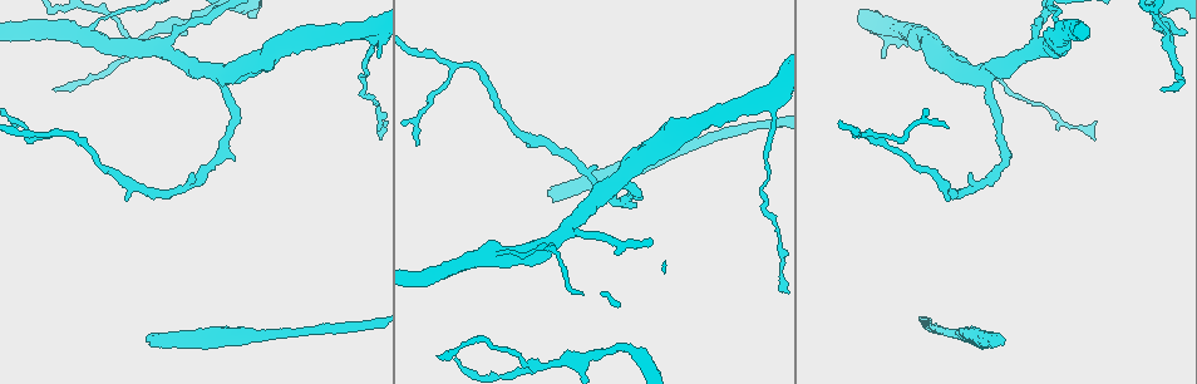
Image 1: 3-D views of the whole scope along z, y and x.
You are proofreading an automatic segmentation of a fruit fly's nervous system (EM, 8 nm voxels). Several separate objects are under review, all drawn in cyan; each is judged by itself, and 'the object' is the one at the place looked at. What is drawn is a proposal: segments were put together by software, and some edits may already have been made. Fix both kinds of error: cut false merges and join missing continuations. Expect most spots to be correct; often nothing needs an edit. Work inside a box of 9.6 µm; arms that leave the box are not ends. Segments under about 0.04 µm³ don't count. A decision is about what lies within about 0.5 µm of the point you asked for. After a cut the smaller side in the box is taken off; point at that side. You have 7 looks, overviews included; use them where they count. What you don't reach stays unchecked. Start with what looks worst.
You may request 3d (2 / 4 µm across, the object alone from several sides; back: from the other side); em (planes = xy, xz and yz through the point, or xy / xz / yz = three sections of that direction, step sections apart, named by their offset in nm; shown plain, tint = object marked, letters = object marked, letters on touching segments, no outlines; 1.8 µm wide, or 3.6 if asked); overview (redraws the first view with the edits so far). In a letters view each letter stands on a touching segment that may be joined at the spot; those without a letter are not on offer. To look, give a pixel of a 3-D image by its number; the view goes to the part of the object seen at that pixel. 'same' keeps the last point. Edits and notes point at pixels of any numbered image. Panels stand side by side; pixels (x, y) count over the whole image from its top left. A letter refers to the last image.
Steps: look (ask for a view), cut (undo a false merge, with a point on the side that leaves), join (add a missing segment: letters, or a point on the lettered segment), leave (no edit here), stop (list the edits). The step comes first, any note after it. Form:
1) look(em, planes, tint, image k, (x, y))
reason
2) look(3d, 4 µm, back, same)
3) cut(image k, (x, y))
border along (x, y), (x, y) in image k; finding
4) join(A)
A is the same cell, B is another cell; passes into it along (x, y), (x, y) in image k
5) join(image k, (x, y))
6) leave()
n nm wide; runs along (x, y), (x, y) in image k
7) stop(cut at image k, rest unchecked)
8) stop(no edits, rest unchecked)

look(3d, 4 µm, image 1, (495, 254))
three-way junction

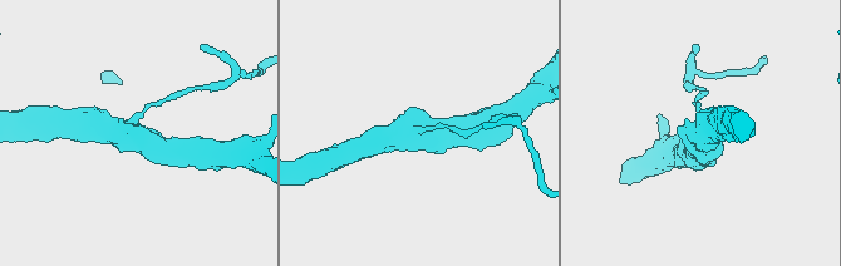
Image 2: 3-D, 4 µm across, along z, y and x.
look(em, planes, letters, image 2, (413, 130))
3 arms; shape alone is not enough

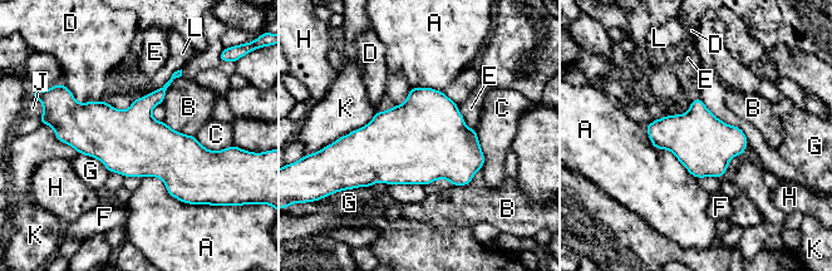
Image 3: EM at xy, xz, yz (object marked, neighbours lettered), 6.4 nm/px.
leave()
A, B, C, D, E, F, G, H, J, K and L are other cells; border along (645, 126), (649, 141), (697, 177) in image 3; continuous, no second neuron

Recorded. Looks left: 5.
look(3d, 4 µm, image 1, (1161, 88))

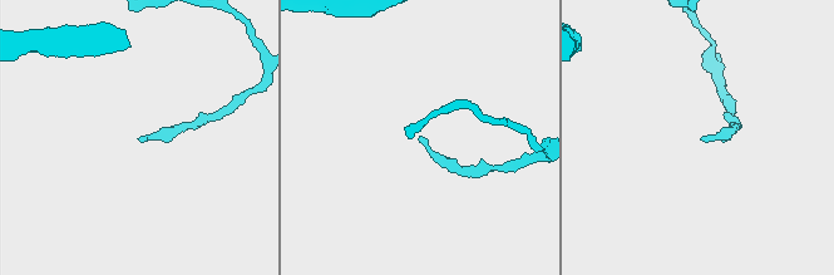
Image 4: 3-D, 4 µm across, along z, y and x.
look(em, yz, step 8, letters, image 4, (419, 138))

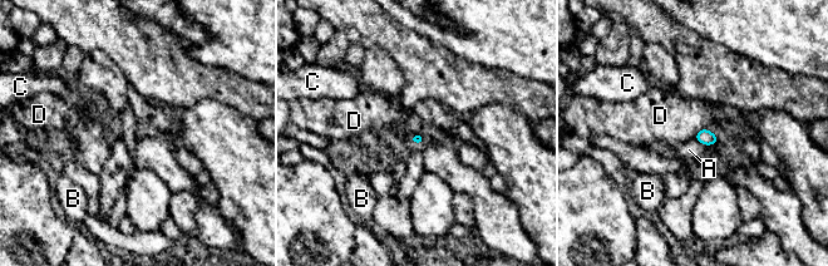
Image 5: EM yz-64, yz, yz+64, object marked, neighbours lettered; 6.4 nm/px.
leave()
A touches over 120 nm; A, B, C and D are other cells; border along (703, 127), (694, 137) in image 5; no lettered segment goes on from it

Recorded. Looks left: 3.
look(em, planes, tint, image 1, (224, 78))
abrupt turn

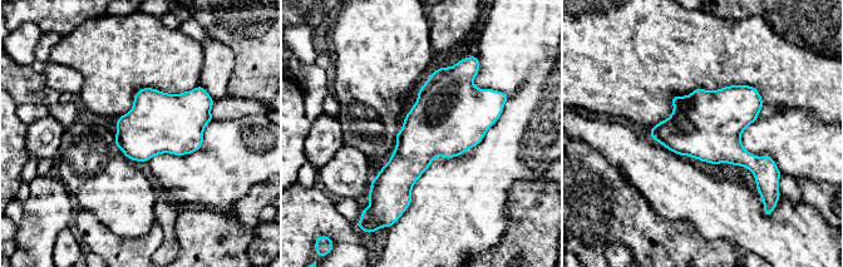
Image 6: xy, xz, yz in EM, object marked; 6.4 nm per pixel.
look(em, planes, letters, same)
what lies round it

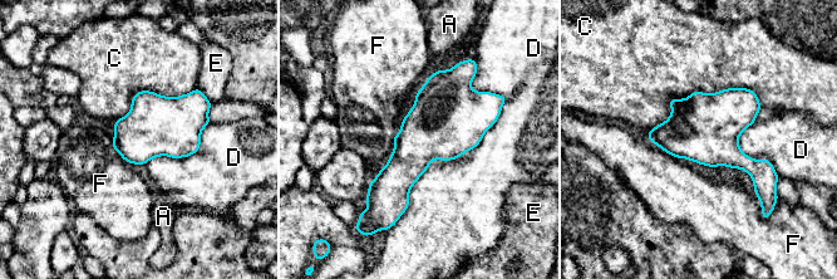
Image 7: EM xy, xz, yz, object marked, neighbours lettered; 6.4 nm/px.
leave()
380 nm wide; A, C, D, E and F are other cells; border along (502, 111), (431, 162), (394, 224) in image 7; continuous, no second neuron

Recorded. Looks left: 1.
stop(no edits, rest unchecked)

